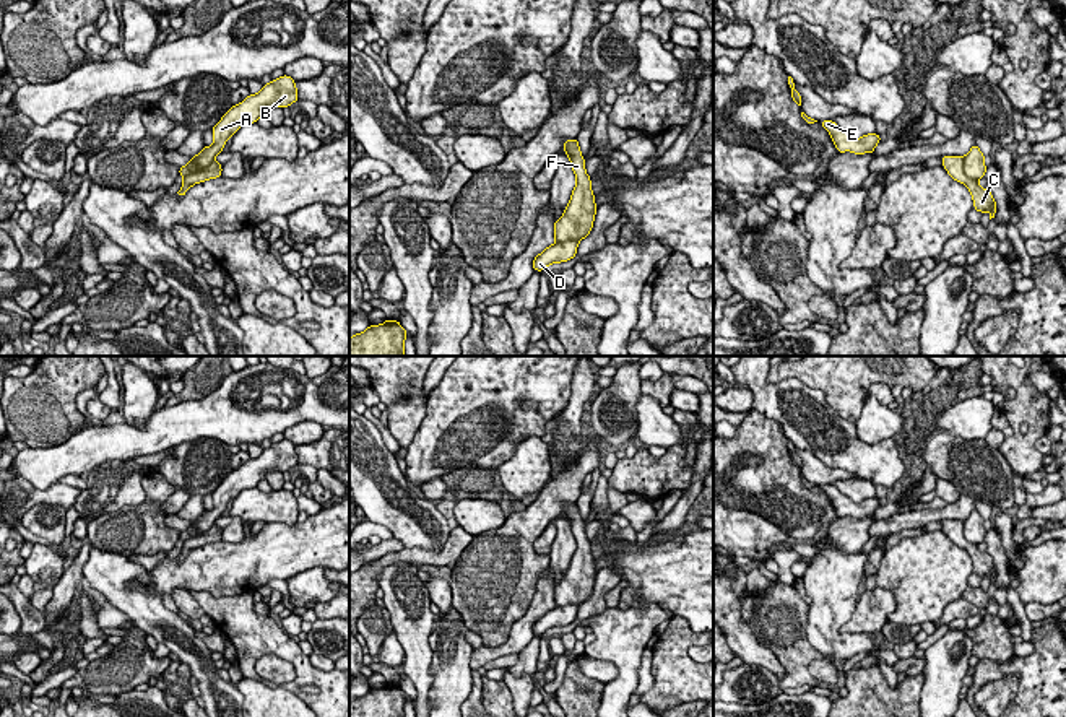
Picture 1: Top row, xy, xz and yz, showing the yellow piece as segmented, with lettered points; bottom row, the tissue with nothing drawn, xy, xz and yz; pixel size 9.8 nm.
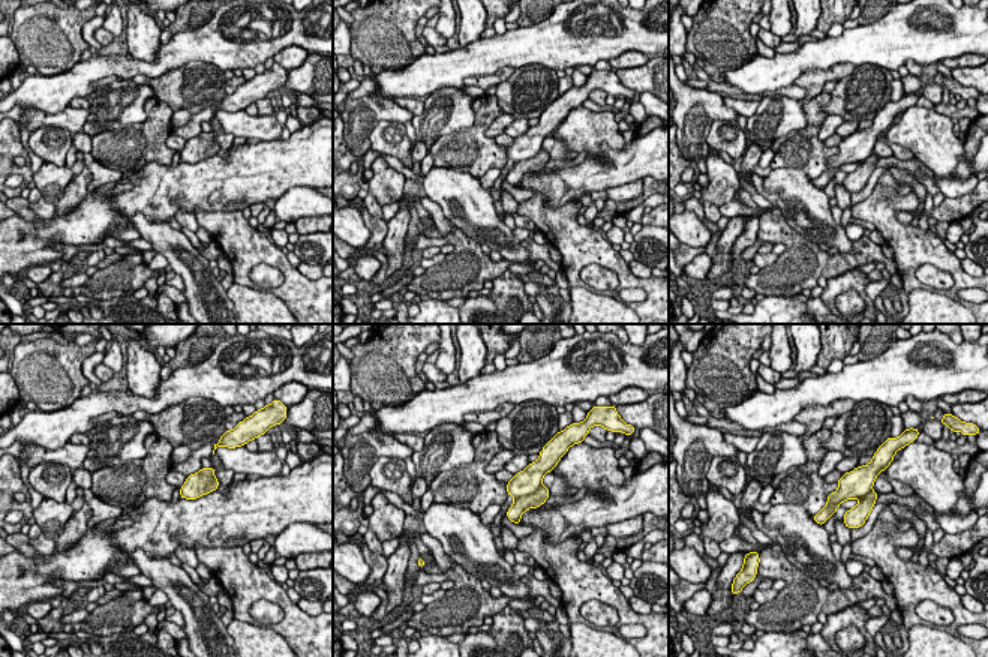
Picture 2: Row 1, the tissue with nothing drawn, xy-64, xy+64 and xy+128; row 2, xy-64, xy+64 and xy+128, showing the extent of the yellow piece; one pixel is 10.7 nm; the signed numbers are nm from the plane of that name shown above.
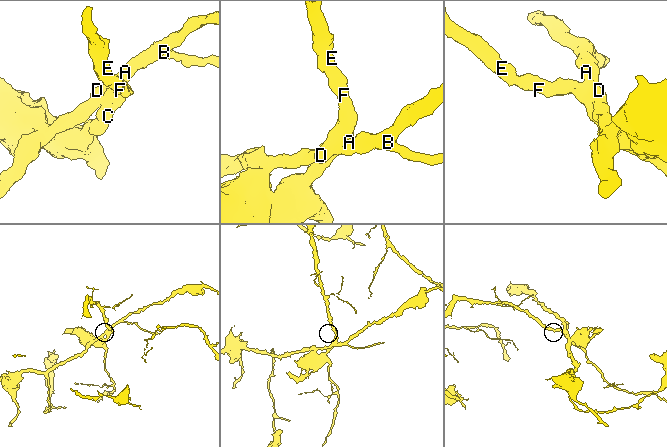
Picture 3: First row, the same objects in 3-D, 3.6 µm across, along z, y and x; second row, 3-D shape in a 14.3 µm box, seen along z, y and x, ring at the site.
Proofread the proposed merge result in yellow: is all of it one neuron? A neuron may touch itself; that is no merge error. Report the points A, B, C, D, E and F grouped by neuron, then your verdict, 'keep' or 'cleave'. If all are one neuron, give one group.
A B D / C E F; cleave

